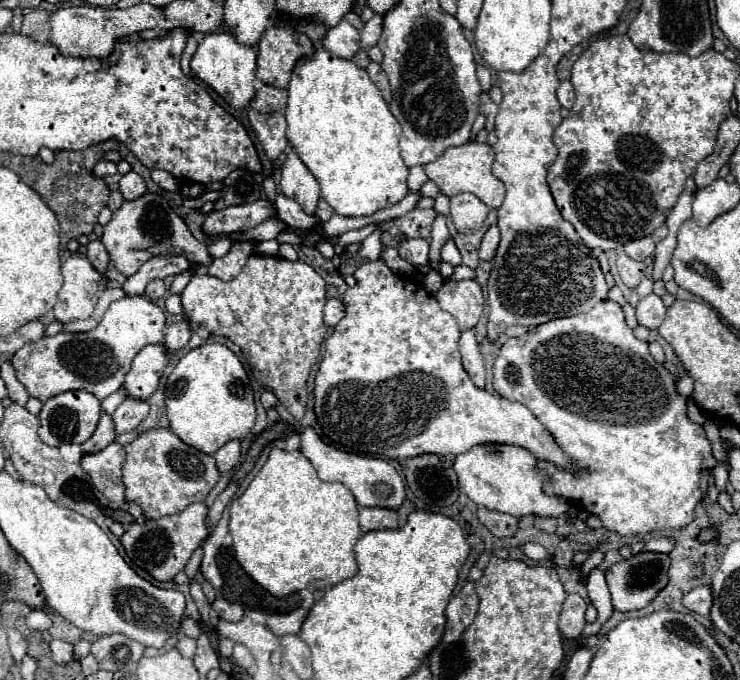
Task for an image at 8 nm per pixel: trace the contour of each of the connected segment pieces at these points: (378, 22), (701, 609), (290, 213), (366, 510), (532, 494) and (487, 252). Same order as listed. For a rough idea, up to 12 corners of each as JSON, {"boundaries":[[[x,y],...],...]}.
{"boundaries":[[[373,15],[361,31],[361,47],[377,45],[383,17]],[[697,587],[683,597],[683,605],[709,615],[713,597],[709,587]],[[277,195],[277,217],[295,229],[319,221],[307,215],[295,199]],[[361,507],[363,533],[395,529],[397,511],[387,507]],[[515,445],[457,455],[459,487],[513,517],[561,517],[549,475]],[[491,225],[483,237],[479,259],[491,261],[499,247],[499,227]]]}

